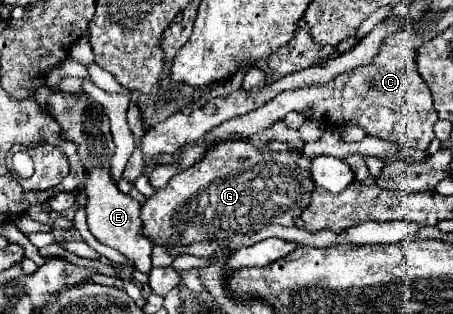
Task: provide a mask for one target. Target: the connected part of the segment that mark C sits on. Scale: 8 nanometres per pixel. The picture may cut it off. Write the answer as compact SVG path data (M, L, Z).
M407 28L395 36L389 36L383 42L381 52L377 54L373 64L361 66L357 70L349 70L349 72L337 76L333 82L327 82L321 86L305 86L305 88L281 92L265 106L261 106L249 114L231 118L229 122L217 126L217 130L211 130L207 134L207 138L201 138L193 144L187 142L181 148L181 162L157 166L149 174L151 186L153 188L165 186L165 182L169 182L169 178L173 174L177 174L177 170L181 170L181 166L191 166L193 162L197 162L197 158L201 158L201 150L205 150L205 146L209 146L209 142L221 142L221 138L233 138L233 136L247 138L247 136L259 134L261 130L265 130L269 124L283 118L291 110L313 108L315 110L313 118L329 120L335 124L357 124L363 130L367 130L367 134L379 136L389 142L401 142L409 148L425 150L429 146L429 142L435 138L433 124L437 122L437 114L433 108L431 92L429 92L427 84L423 82L423 78L419 76L417 64L415 64L415 50L419 48L421 38L425 38L425 34L415 36L413 30Z

